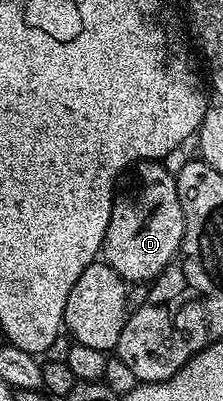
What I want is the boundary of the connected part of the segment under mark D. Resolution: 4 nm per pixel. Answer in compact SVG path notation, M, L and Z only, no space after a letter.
M140 160L124 173L119 187L113 194L111 218L107 222L107 234L101 243L100 255L104 263L115 270L129 284L149 284L161 275L161 271L176 258L183 242L185 219L183 206L179 206L177 178L159 160Z

